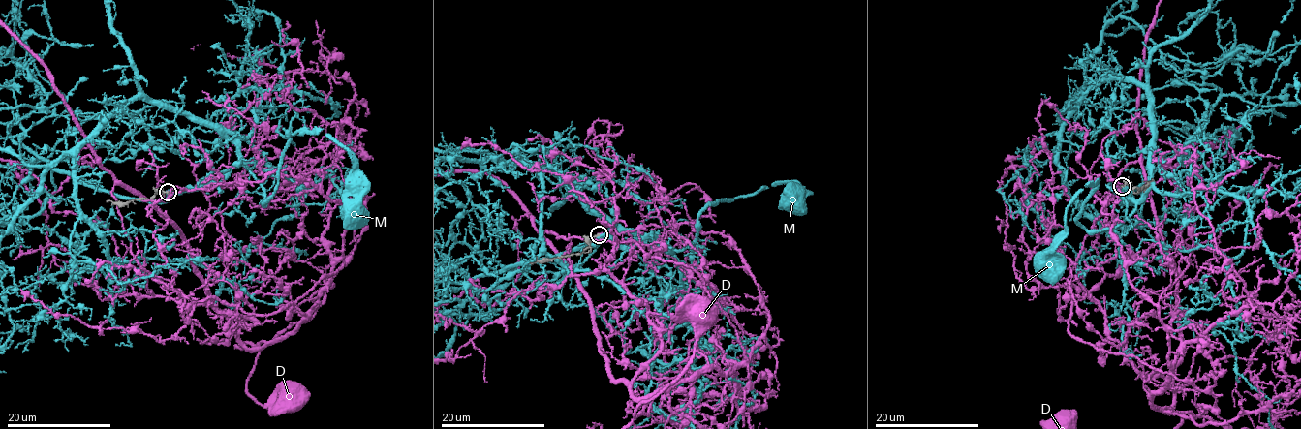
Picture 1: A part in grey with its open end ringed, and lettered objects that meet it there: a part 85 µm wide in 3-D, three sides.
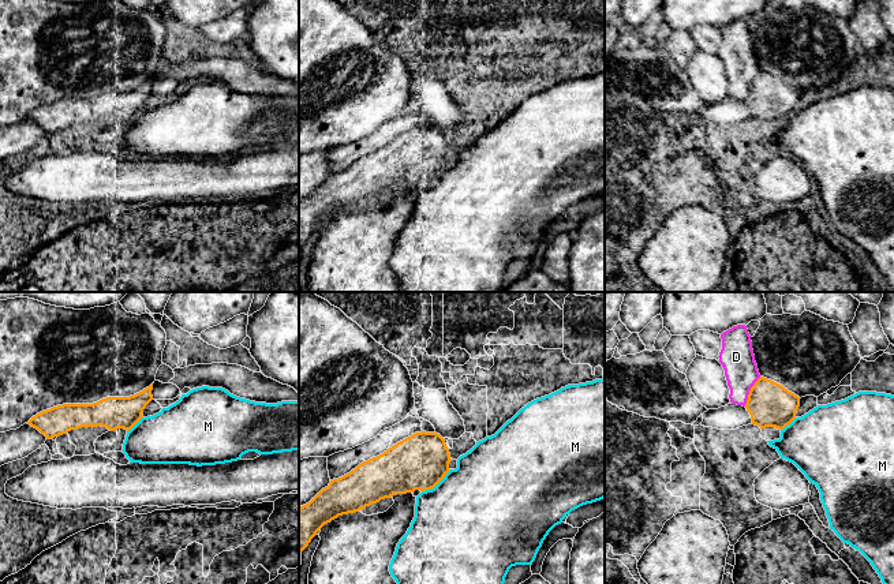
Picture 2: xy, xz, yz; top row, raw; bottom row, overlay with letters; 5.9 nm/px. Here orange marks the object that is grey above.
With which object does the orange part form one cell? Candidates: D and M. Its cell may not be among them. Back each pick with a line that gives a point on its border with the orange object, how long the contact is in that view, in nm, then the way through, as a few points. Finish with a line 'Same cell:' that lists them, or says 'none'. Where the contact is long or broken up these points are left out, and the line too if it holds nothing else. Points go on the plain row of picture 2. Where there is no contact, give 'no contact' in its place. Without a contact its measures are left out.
Same cell: none

